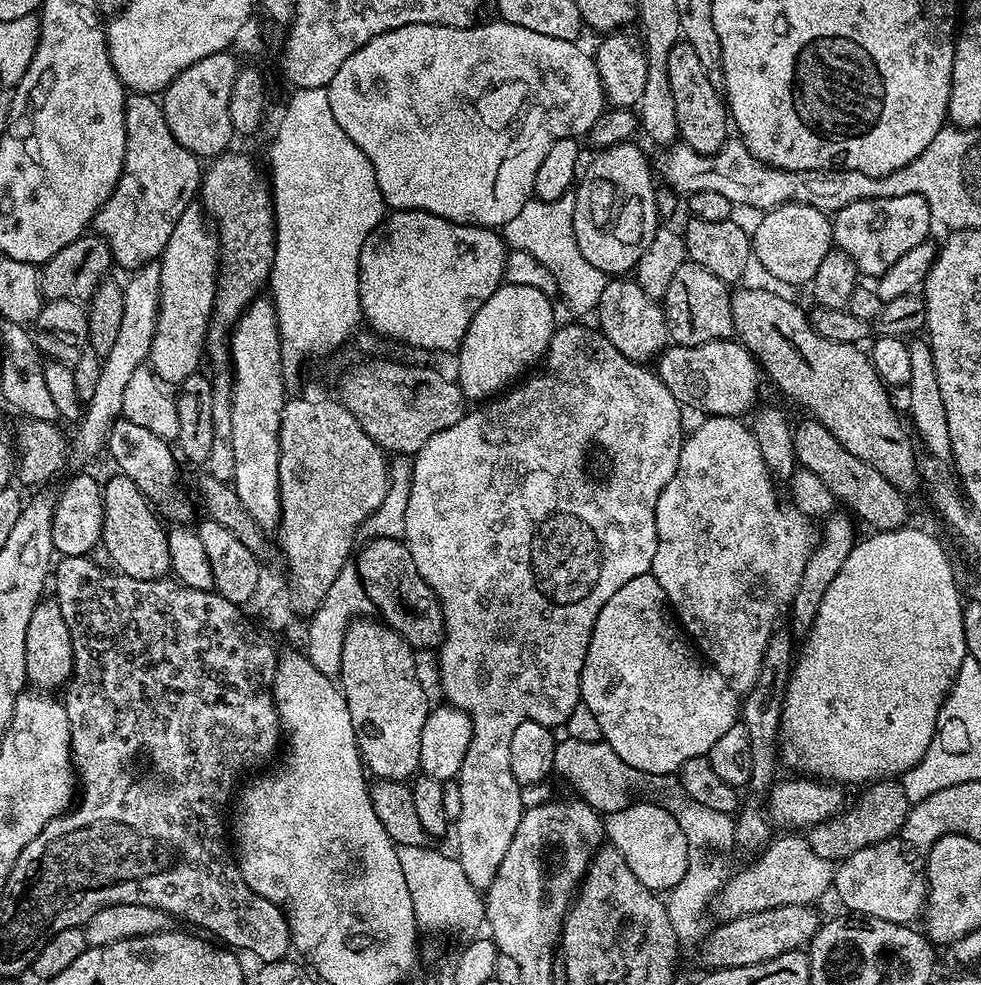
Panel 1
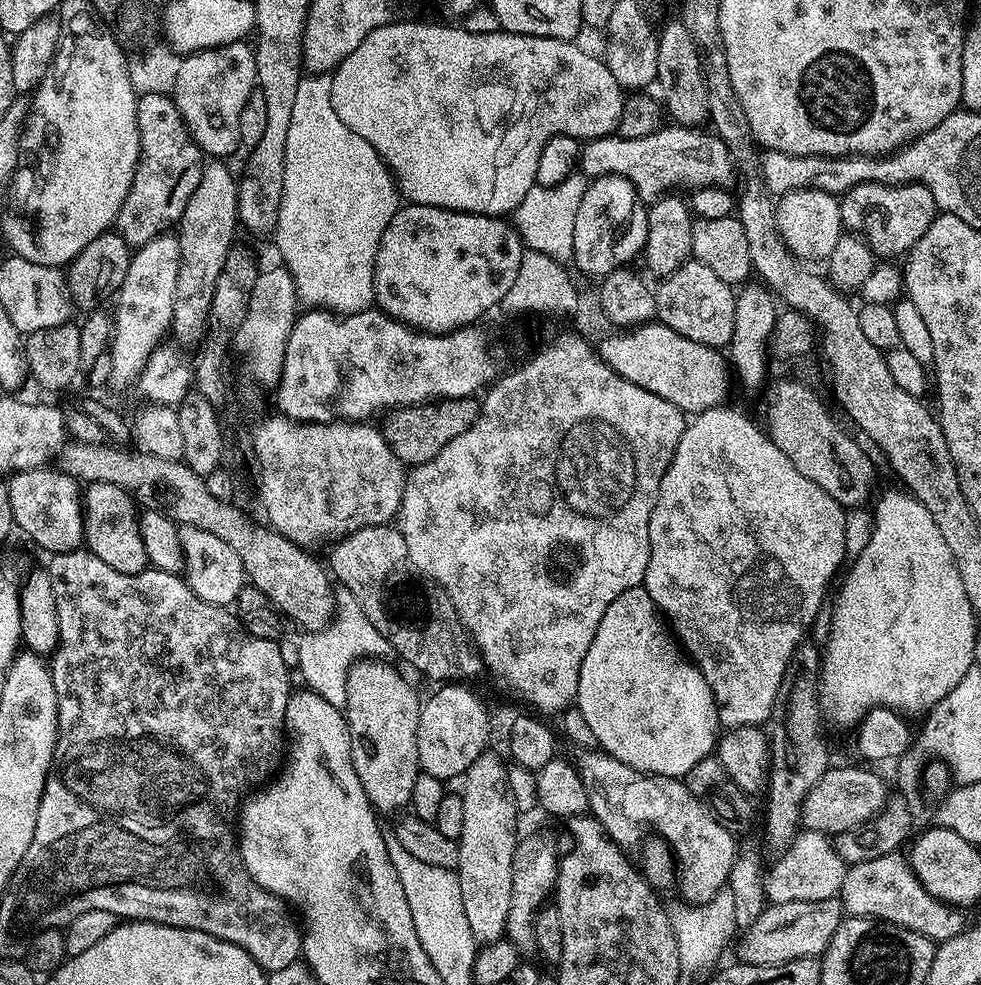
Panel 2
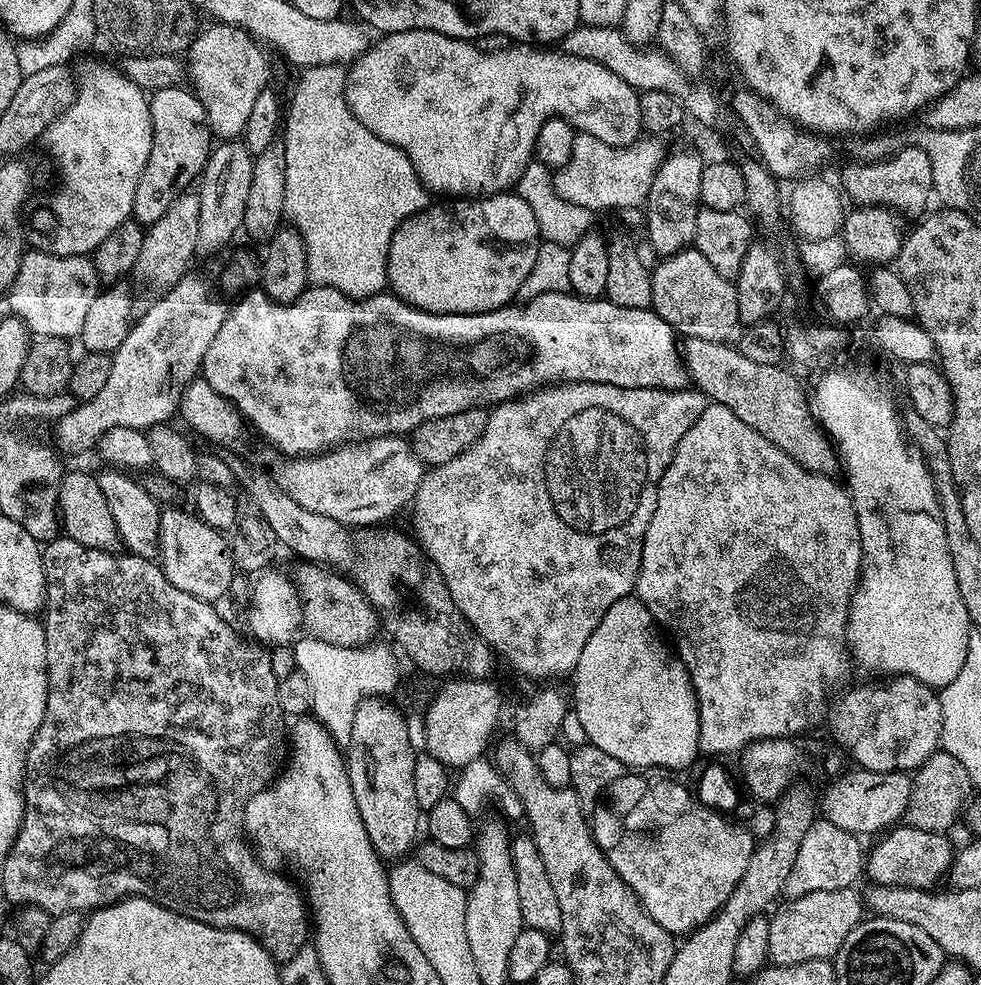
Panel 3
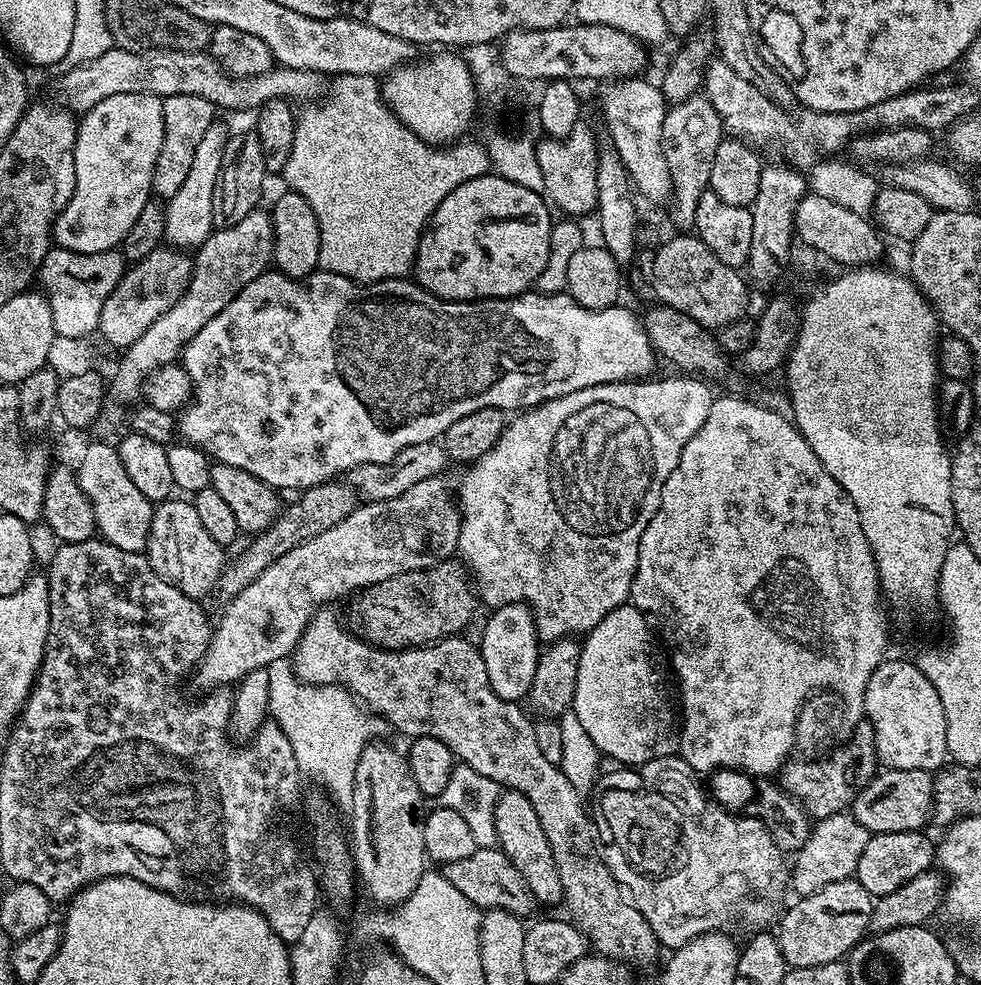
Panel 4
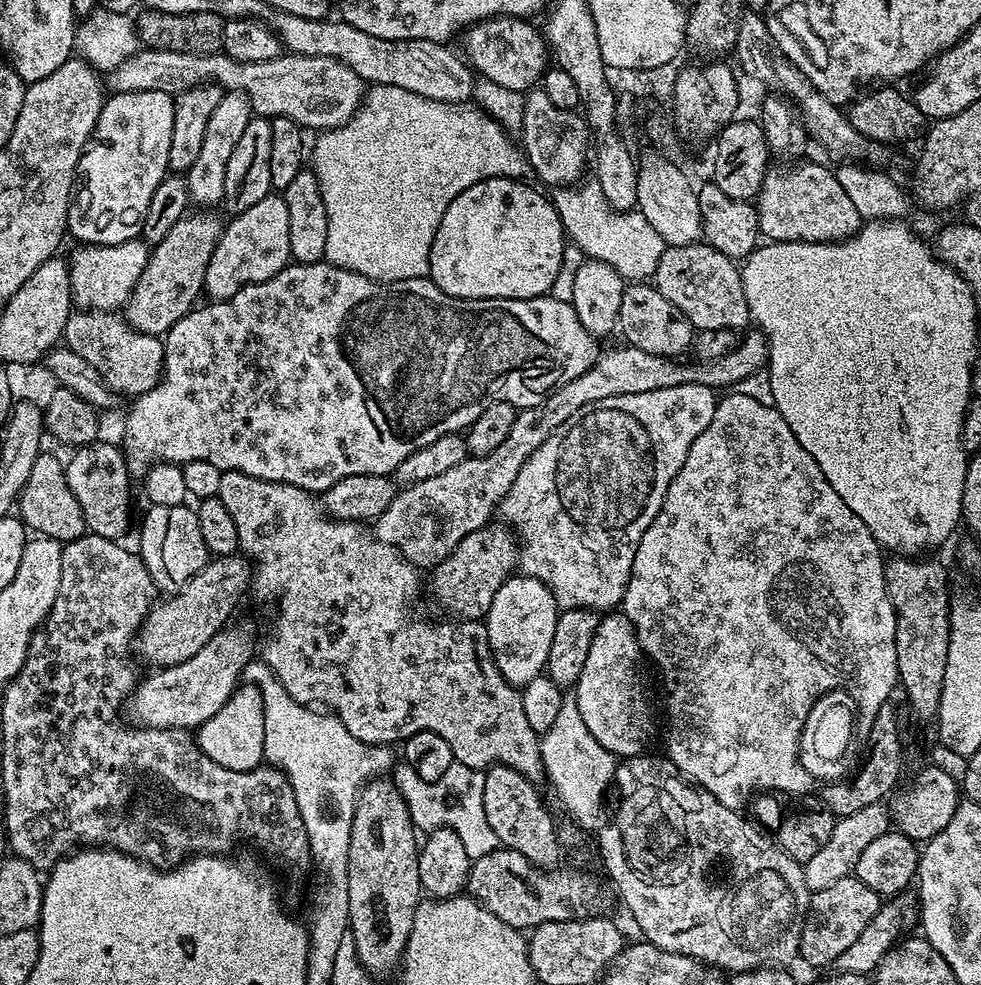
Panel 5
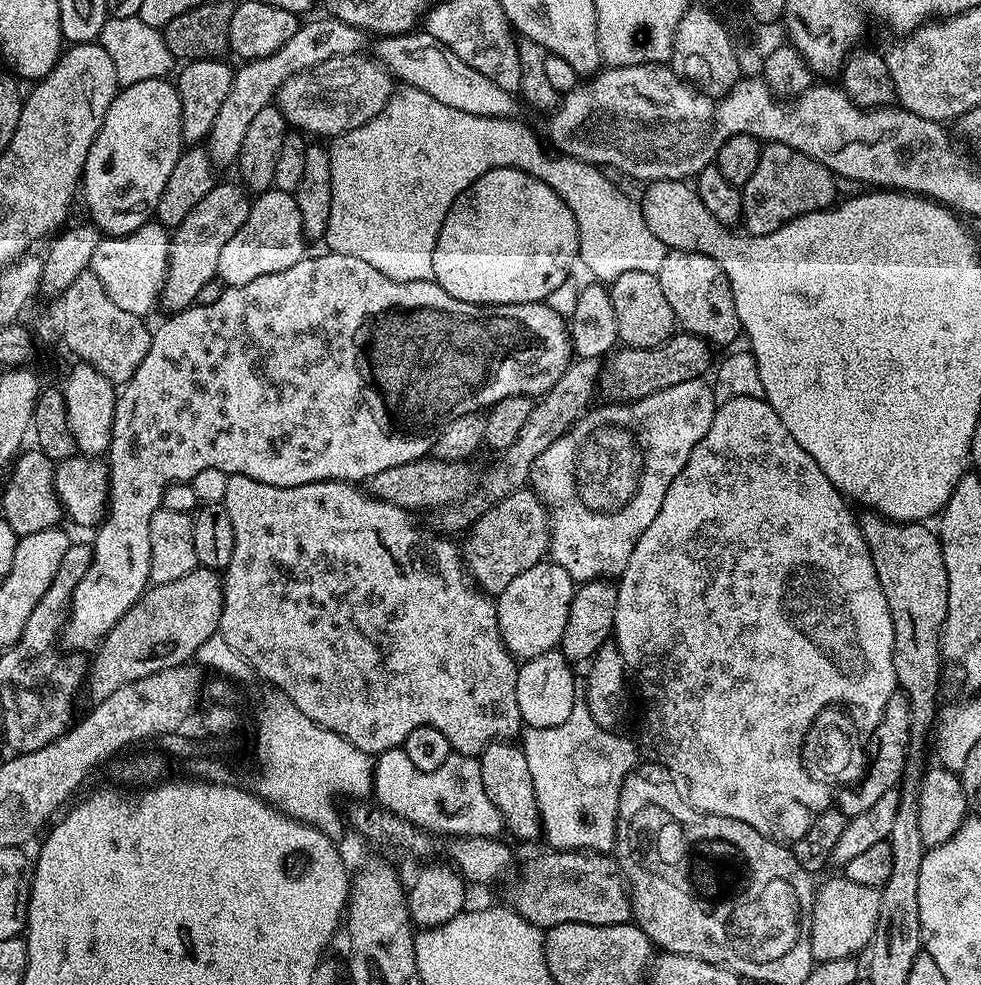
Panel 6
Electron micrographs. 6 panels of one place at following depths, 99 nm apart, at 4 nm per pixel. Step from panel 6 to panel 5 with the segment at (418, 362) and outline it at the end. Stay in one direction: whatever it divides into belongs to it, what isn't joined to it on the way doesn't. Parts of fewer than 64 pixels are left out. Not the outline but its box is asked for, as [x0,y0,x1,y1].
[122,262,598,494]

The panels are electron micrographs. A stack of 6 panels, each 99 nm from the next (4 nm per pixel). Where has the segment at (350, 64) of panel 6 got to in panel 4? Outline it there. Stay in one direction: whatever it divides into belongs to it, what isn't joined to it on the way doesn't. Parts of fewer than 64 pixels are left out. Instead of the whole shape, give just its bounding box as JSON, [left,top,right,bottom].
[58,46,326,114]

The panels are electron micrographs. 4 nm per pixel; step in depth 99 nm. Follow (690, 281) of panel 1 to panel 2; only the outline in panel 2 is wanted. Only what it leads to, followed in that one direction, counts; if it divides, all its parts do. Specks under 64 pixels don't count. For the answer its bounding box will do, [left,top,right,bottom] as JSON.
[655,258,737,350]

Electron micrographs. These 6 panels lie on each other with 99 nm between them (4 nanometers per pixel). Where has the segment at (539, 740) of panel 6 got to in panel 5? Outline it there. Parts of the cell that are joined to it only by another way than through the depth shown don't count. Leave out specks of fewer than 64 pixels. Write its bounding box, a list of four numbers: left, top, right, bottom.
[540,699,618,829]

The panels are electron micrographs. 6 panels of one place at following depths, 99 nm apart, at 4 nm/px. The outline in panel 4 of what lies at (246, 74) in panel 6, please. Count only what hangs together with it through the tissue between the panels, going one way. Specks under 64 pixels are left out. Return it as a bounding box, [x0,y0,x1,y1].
[164,122,230,250]

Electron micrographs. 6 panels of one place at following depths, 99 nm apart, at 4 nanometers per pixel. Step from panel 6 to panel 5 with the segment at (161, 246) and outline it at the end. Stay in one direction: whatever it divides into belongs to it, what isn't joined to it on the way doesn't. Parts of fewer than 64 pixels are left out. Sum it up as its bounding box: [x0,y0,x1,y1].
[68,238,149,312]

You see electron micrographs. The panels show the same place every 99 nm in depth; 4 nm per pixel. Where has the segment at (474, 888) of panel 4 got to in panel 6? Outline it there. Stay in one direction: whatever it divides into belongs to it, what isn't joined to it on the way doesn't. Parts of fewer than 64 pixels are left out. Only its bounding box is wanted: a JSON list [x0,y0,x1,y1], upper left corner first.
[511,850,633,930]

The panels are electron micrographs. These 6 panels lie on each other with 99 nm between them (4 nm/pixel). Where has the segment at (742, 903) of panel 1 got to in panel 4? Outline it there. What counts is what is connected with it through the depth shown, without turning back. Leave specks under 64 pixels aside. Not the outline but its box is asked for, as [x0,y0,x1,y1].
[790,812,869,897]

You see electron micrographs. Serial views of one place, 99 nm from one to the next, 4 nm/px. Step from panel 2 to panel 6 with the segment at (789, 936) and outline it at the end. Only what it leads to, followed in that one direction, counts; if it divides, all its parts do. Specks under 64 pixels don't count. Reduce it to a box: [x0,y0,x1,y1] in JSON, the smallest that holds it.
[810,874,880,961]

